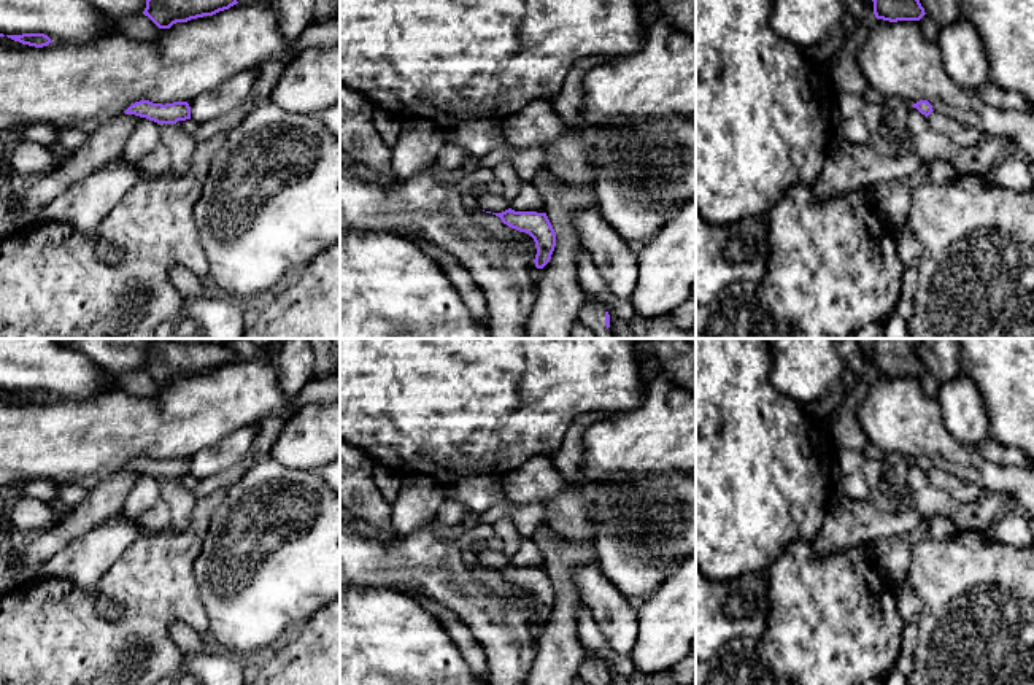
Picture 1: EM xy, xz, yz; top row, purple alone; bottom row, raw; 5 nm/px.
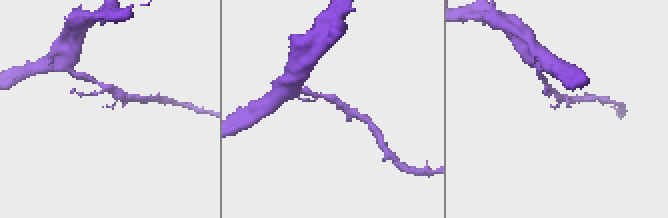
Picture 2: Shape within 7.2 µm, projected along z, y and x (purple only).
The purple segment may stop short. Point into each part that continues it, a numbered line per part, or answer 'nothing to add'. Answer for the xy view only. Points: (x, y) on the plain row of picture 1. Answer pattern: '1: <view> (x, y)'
nothing to add

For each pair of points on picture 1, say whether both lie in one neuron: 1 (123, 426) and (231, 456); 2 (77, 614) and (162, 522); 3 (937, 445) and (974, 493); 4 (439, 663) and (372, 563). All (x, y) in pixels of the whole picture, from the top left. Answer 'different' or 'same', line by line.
1: different
2: different
3: different
4: different

